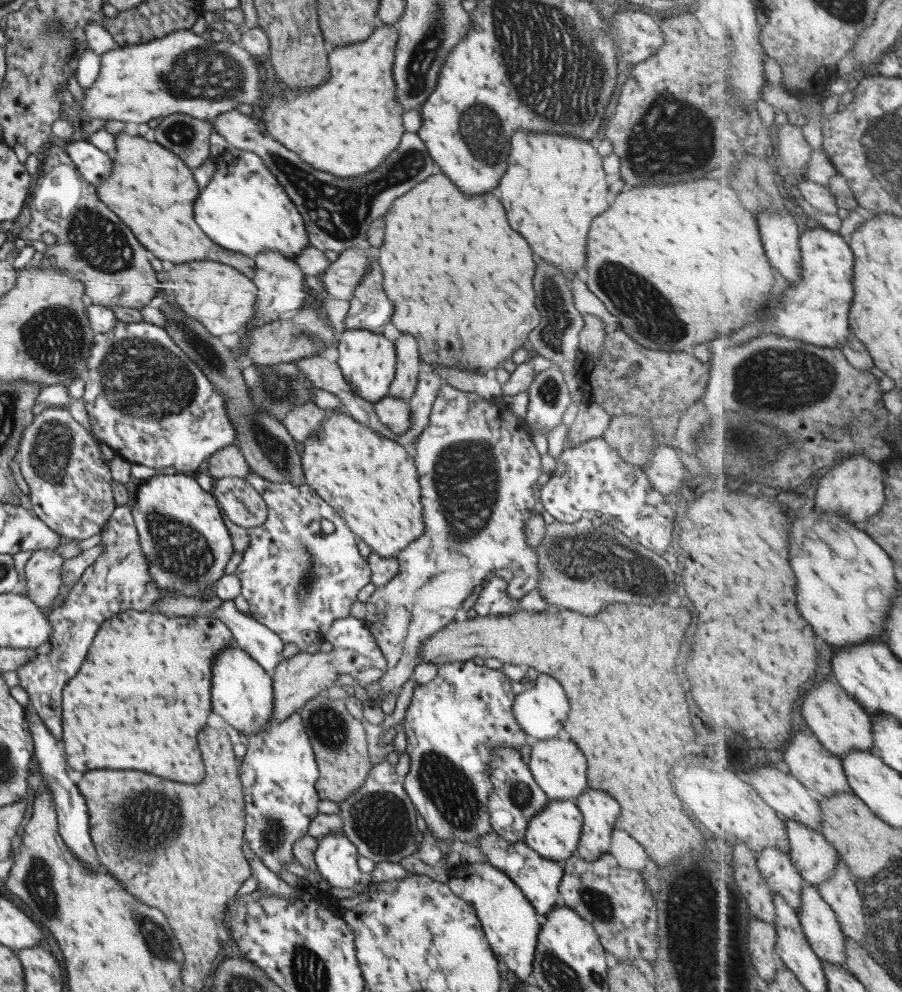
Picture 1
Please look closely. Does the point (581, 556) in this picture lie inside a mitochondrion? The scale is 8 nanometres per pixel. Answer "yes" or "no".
yes

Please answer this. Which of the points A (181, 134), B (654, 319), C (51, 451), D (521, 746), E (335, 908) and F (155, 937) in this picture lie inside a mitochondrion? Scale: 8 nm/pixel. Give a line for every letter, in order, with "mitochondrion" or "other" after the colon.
A: mitochondrion
B: mitochondrion
C: mitochondrion
D: other
E: other
F: mitochondrion

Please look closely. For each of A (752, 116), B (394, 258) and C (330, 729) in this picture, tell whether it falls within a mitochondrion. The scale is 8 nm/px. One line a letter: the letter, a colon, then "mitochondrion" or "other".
A: other
B: other
C: mitochondrion

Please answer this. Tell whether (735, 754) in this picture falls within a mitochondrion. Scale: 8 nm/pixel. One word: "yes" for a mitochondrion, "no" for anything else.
no

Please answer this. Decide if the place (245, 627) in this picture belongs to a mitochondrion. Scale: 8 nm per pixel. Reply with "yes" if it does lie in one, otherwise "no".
no

